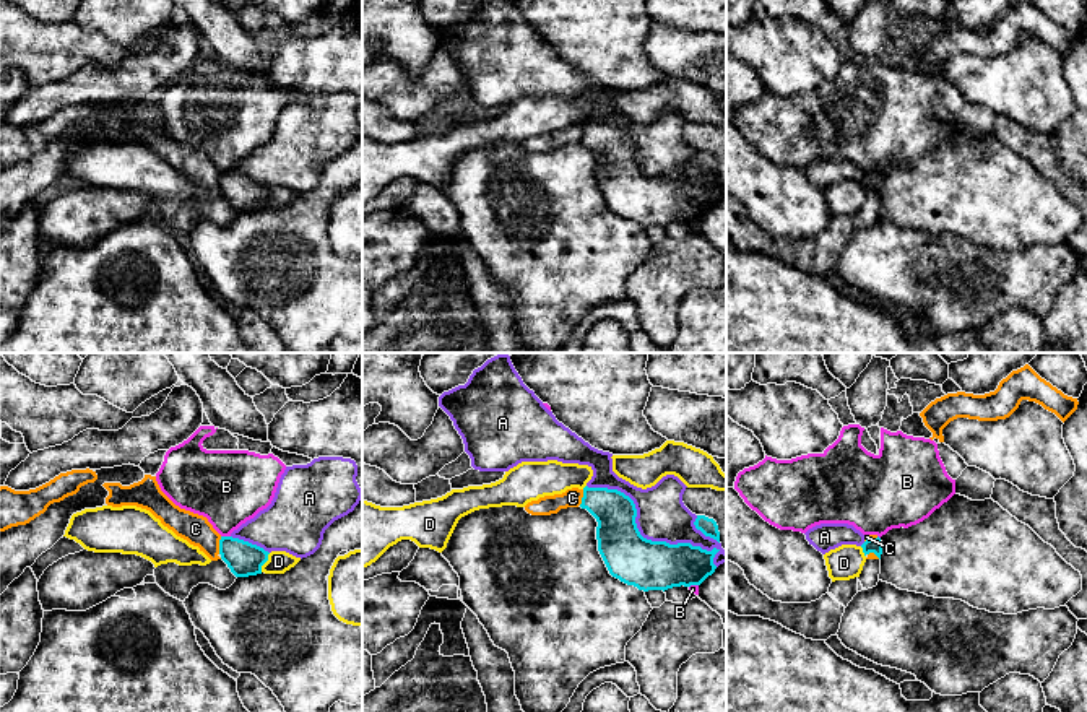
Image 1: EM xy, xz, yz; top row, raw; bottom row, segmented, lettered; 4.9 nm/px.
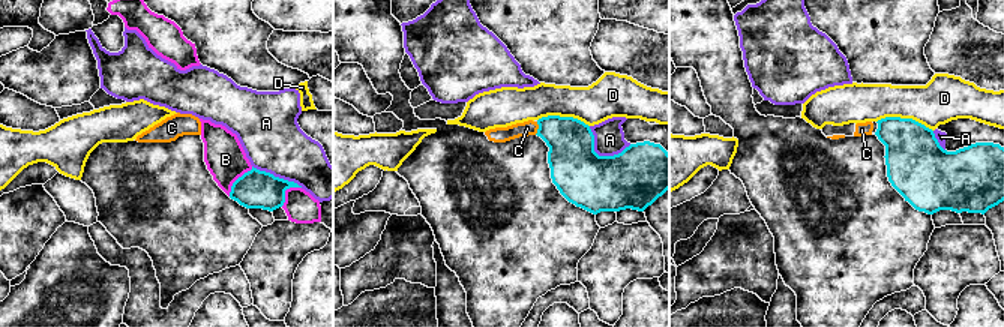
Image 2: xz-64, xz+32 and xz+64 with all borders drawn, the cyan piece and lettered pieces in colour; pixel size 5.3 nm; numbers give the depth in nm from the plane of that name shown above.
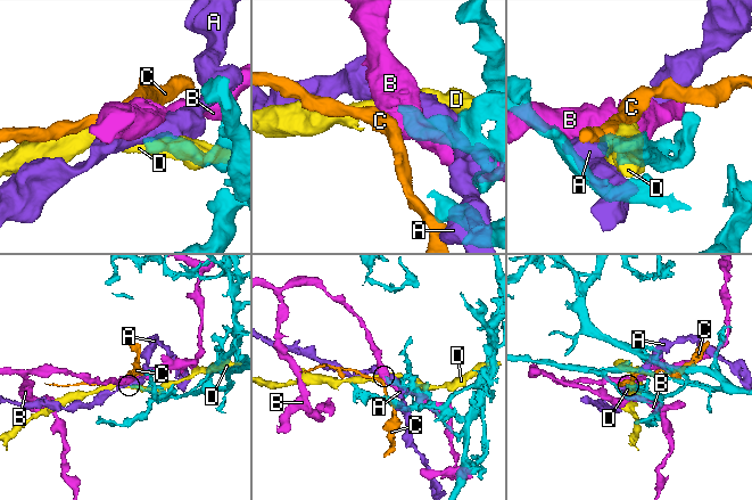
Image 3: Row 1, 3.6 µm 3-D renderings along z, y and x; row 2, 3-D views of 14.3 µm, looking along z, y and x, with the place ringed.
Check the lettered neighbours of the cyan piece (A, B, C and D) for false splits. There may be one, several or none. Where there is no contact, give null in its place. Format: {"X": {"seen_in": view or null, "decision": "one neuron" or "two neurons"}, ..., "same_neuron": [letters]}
{"A": {"seen_in": "xz", "decision": "two neurons"}, "B": {"seen_in": "xy", "decision": "two neurons"}, "C": {"seen_in": "xy", "decision": "two neurons"}, "D": {"seen_in": "xy", "decision": "two neurons"}, "same_neuron": []}

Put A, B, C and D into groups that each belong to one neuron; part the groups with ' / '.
A / B / C / D

